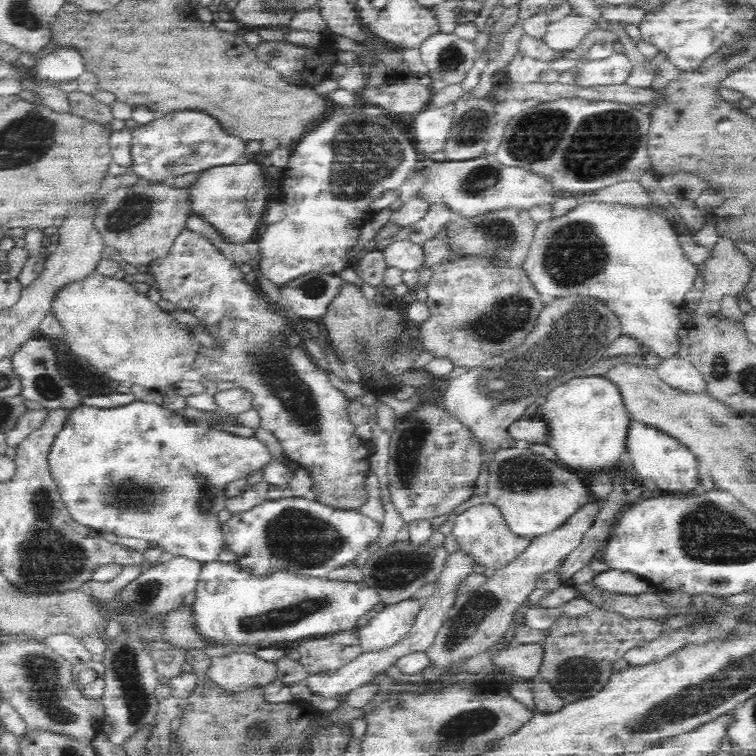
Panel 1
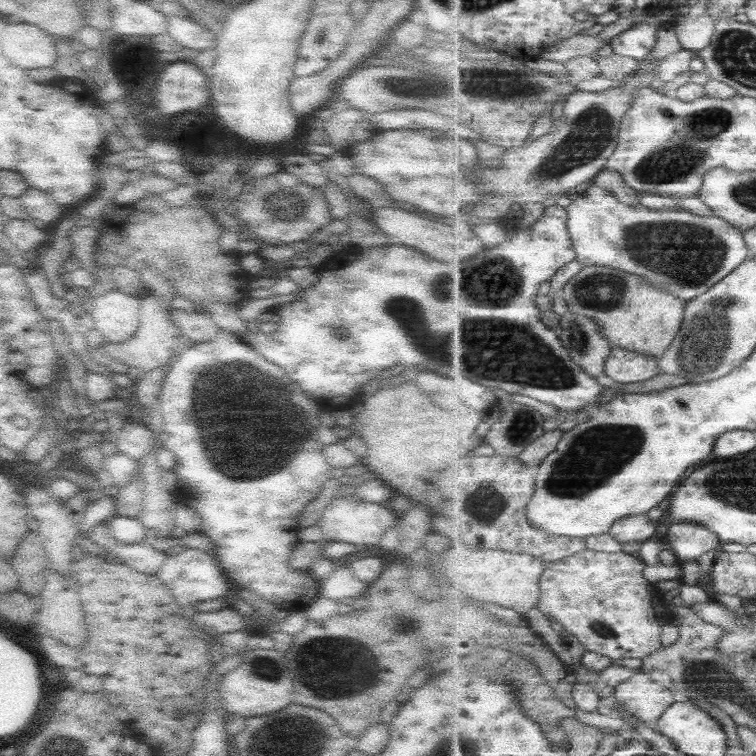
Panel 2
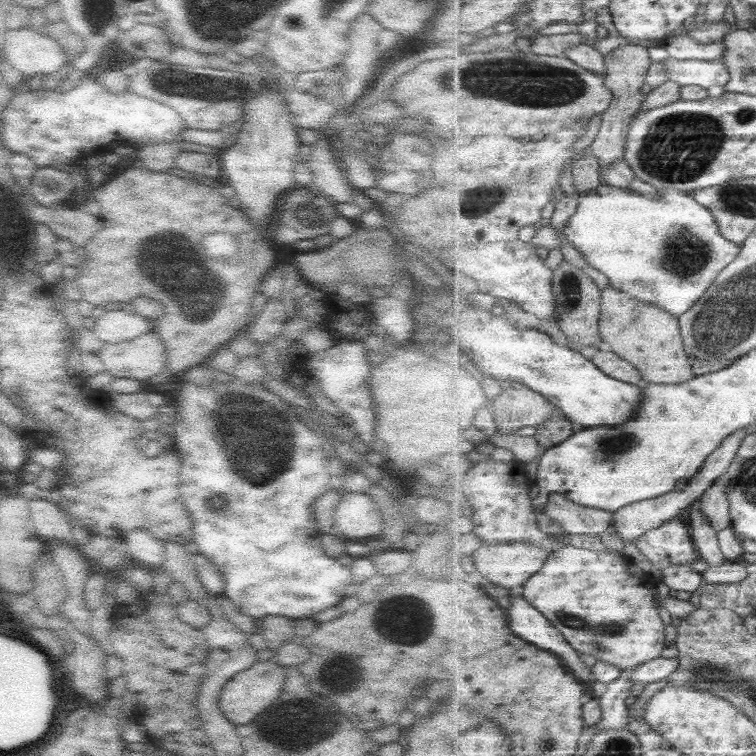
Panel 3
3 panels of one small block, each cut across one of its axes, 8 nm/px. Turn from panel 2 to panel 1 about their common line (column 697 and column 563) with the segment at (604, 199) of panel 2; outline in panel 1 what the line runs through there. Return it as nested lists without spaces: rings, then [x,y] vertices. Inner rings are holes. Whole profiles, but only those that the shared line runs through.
[[[578,202],[578,206],[560,217],[555,217],[546,222],[540,222],[536,225],[534,231],[534,242],[530,247],[530,254],[523,263],[522,269],[526,272],[527,278],[532,282],[534,289],[538,292],[544,302],[550,302],[554,299],[566,296],[592,297],[603,302],[617,318],[621,325],[621,334],[636,338],[640,345],[648,348],[649,352],[656,354],[661,360],[670,358],[672,354],[679,353],[678,331],[683,325],[680,320],[680,311],[684,306],[684,295],[692,290],[696,277],[700,274],[700,268],[688,261],[686,251],[682,248],[682,243],[676,230],[673,229],[671,221],[663,214],[646,210],[640,206],[620,202]]]

